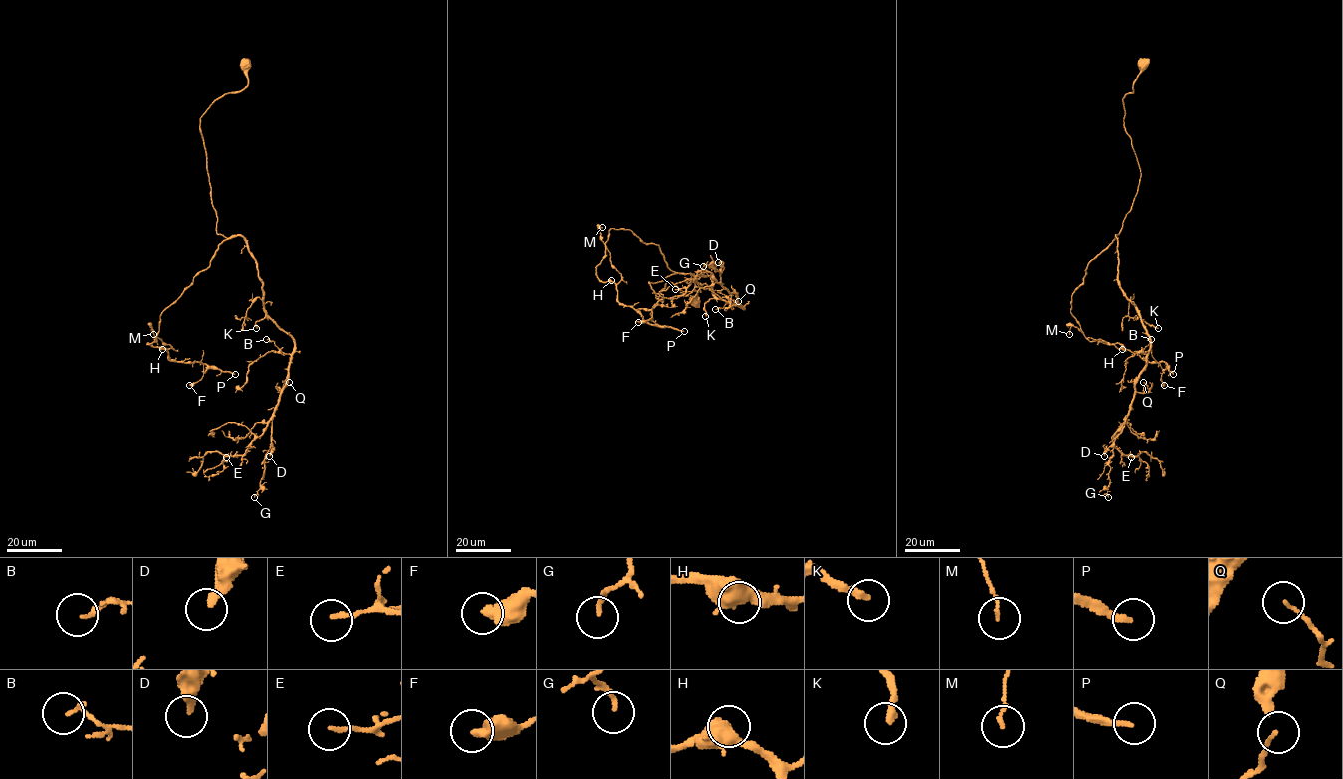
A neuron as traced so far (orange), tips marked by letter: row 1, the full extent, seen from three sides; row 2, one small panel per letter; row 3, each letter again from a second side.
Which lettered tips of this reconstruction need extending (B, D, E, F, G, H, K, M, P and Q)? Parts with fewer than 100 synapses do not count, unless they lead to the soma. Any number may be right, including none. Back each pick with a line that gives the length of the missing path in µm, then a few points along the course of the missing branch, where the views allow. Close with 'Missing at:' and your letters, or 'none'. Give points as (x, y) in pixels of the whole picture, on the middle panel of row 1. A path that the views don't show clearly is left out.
P: missing 45 µm; course (684, 331), (690, 325), (704, 323), (714, 311), (724, 307), (730, 285)
Missing at: P

